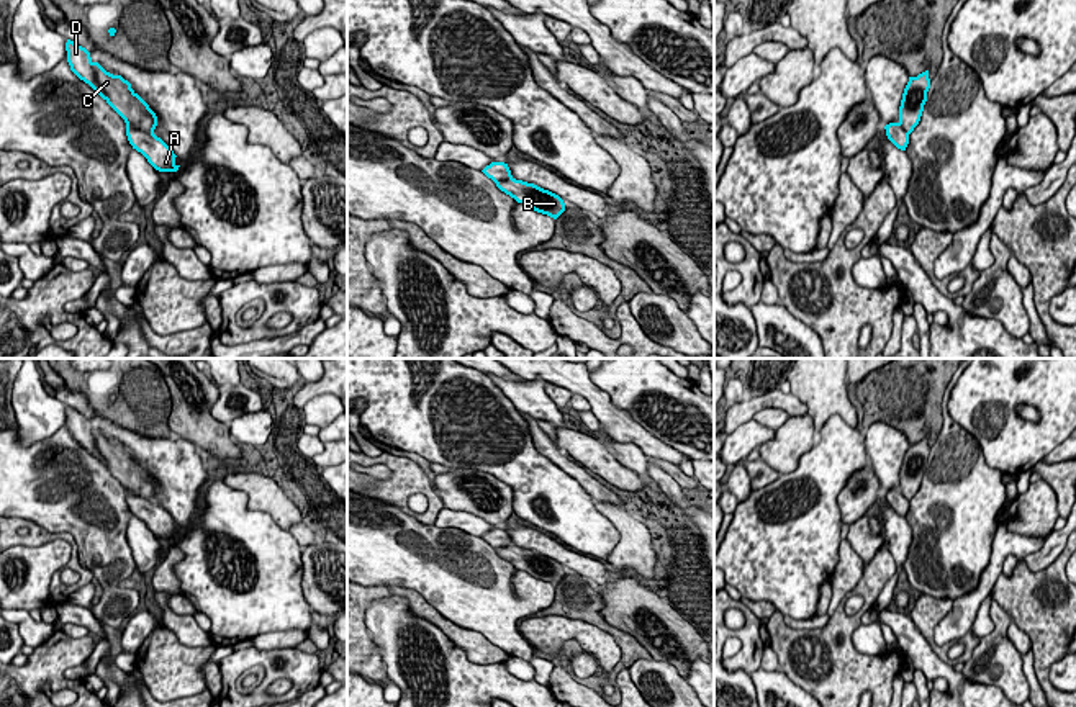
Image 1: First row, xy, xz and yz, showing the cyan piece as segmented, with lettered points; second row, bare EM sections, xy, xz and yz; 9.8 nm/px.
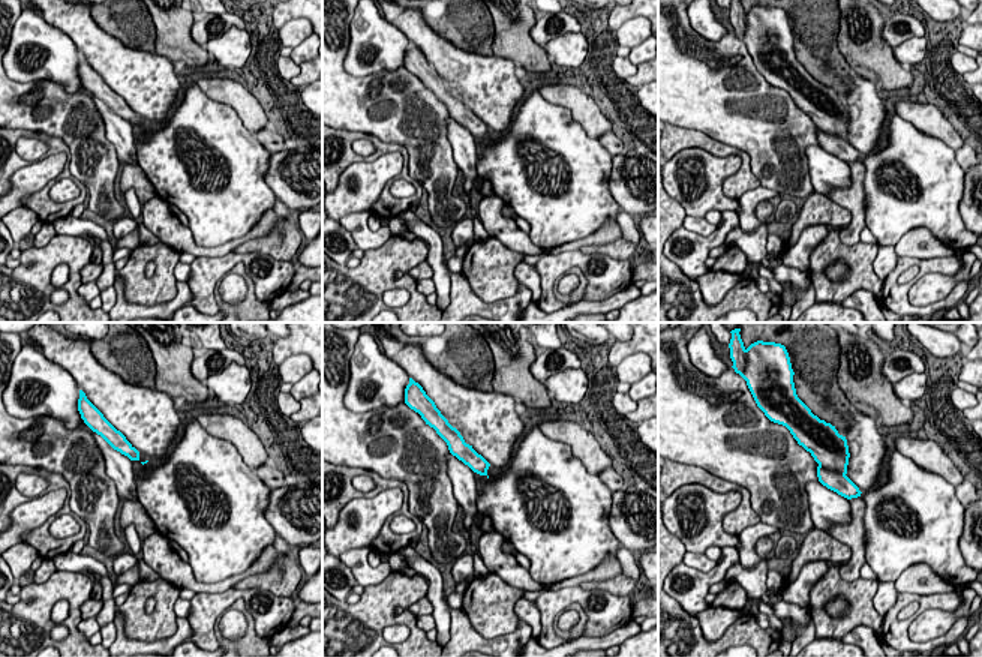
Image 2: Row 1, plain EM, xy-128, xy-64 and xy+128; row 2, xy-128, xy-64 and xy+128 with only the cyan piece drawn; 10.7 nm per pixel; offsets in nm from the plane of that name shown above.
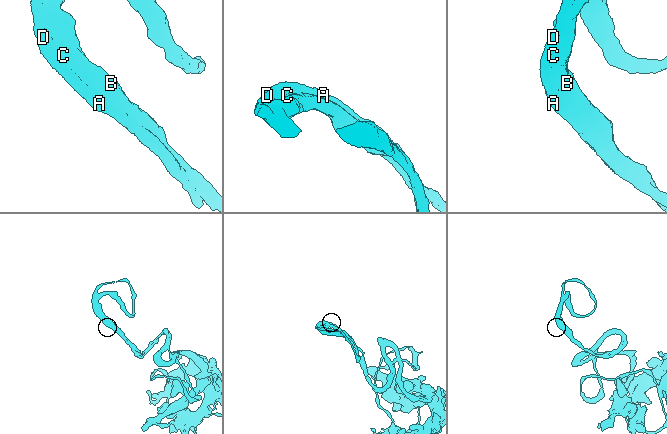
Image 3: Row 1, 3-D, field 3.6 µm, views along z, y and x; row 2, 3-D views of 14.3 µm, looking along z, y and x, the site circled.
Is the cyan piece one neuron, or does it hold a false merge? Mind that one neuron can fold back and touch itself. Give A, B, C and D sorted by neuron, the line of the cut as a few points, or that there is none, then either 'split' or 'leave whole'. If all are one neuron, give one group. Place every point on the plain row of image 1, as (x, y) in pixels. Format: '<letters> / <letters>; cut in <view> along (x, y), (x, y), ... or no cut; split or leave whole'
A B C D; no cut; leave whole

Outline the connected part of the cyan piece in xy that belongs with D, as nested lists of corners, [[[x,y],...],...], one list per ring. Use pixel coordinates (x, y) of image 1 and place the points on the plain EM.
[[[66,409],[70,437],[88,450],[126,489],[133,516],[141,519],[159,538],[177,538],[174,517],[154,501],[157,483],[121,442],[106,439],[93,429],[90,419],[77,409]]]

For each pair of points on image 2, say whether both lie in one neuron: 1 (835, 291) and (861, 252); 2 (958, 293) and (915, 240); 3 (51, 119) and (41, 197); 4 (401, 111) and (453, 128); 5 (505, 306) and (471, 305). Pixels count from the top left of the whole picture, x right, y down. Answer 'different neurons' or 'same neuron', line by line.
1: same neuron
2: different neurons
3: different neurons
4: different neurons
5: same neuron

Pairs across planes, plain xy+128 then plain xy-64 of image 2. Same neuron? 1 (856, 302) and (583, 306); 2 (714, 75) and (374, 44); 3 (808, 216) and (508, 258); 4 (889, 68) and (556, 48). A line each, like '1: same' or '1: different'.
1: different
2: different
3: same
4: different

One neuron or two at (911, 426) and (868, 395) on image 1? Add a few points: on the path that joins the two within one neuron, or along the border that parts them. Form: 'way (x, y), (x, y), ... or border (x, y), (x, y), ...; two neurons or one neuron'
way (901, 416), (878, 395); one neuron

